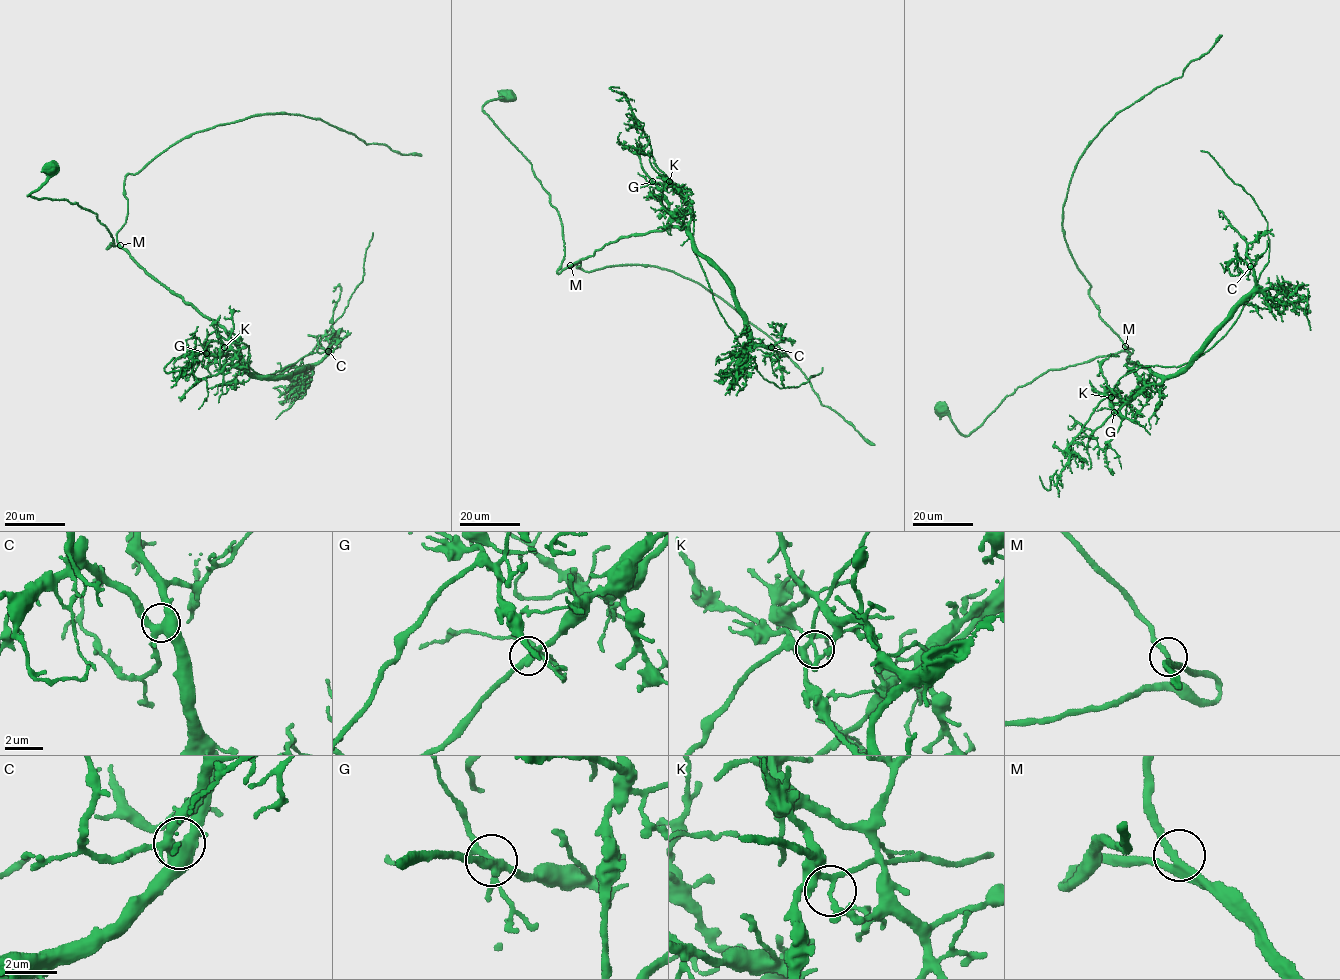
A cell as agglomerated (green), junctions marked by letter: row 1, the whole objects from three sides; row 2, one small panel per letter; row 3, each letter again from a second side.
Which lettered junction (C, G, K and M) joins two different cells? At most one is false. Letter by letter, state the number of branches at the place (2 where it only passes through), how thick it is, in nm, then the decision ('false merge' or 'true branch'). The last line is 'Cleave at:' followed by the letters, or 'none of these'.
C: branches 5; calibre 480 nm; true branch
G: branches 4; calibre 360 nm; true branch
K: branches 4; calibre 170 nm; false merge
M: branches 3; calibre 280 nm; true branch
Cleave at: K

